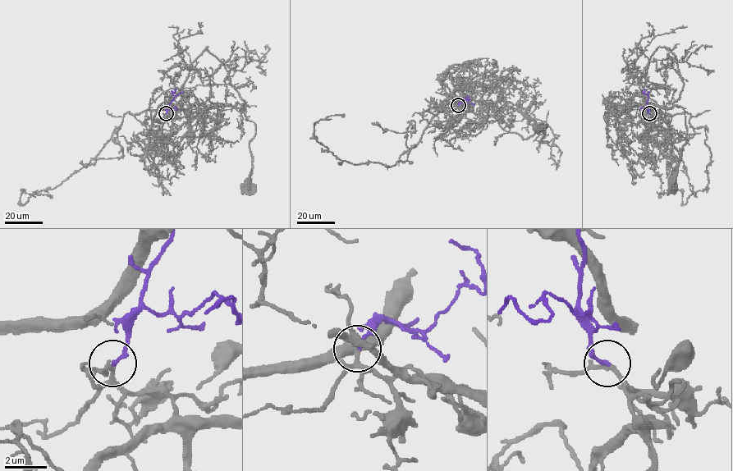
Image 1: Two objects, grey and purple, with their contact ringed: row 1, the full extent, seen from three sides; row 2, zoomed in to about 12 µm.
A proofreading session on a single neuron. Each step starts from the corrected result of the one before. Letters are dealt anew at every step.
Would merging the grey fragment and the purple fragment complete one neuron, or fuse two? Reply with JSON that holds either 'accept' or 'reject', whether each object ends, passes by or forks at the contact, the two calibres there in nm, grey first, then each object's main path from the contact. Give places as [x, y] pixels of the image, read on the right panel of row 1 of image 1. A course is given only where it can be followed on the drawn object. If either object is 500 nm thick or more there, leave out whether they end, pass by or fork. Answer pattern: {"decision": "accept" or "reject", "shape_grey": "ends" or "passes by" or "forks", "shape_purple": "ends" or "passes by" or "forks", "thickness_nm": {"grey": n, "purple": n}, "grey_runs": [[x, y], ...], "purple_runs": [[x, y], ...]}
{"decision": "accept", "shape_grey": "forks", "shape_purple": "ends", "thickness_nm": {"grey": 140, "purple": 180}, "grey_runs": [[649, 113], [652, 118], [661, 119], [653, 105], [667, 108], [678, 105], [684, 109], [687, 141], [671, 186]], "purple_runs": [[649, 113], [645, 89]]}

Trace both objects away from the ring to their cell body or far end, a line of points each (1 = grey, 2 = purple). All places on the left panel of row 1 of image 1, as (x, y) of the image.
1: (166, 113), (194, 119), (215, 106), (247, 105), (244, 114), (255, 125), (246, 186)
2: (166, 113), (173, 98), (175, 89)

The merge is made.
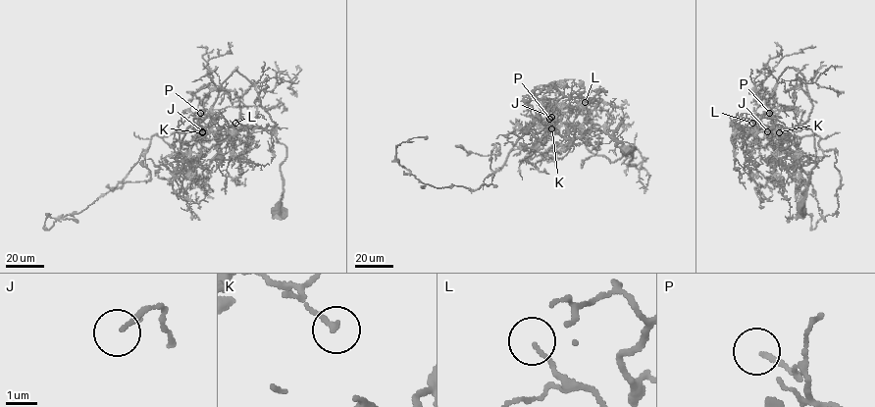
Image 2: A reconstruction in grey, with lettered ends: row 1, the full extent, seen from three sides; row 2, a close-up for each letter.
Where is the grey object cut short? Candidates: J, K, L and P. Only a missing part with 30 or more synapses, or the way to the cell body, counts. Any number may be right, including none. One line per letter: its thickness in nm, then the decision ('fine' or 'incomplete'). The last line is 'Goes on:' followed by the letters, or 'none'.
J: 130 nm thick; fine
K: 190 nm thick; fine
L: 130 nm thick; incomplete
P: 150 nm thick; fine
Goes on: L

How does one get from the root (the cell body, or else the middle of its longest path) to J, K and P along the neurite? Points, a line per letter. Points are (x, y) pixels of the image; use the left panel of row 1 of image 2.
J: (277, 211), (286, 152), (275, 135), (278, 127), (247, 127), (221, 141), (194, 136), (202, 131)
K: (277, 211), (286, 152), (275, 135), (278, 127), (247, 127), (221, 141), (194, 136), (202, 132)
P: (277, 211), (286, 152), (275, 135), (278, 127), (201, 140), (194, 136), (200, 113)

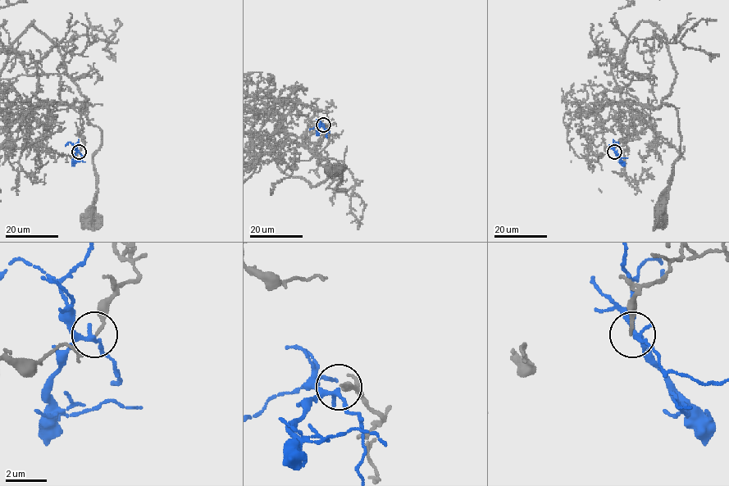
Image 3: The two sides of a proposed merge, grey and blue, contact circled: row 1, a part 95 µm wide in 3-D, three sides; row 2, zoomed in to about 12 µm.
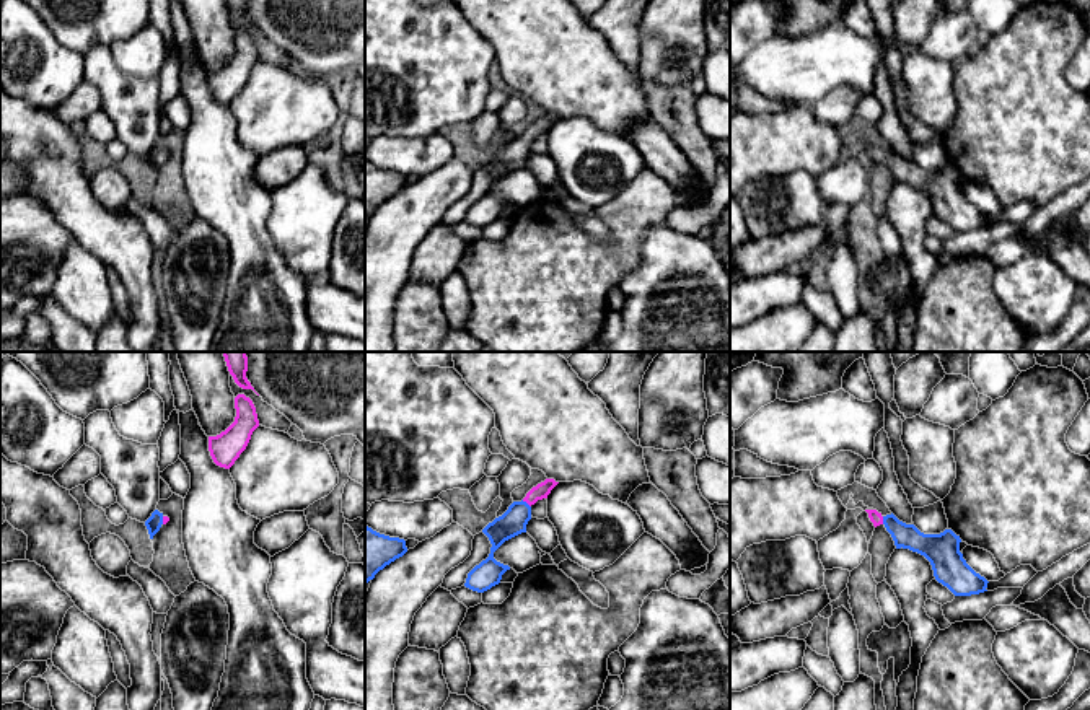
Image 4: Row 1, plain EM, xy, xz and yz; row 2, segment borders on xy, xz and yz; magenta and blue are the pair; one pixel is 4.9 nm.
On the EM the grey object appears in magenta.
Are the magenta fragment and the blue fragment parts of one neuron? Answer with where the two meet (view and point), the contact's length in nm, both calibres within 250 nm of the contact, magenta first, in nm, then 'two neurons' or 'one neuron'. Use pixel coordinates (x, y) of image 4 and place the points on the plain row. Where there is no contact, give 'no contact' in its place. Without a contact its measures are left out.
meets magenta in xz at (527, 137); contact 60 nm long; 80 nm thick on the magenta side, 130 nm on the other; one neuron

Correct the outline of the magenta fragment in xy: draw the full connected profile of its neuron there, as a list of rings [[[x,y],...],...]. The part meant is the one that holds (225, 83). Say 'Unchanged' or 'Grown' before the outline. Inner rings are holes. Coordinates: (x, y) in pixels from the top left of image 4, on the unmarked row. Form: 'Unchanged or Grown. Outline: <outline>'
Unchanged. Outline: [[[238,29],[235,33],[235,57],[220,70],[209,72],[209,86],[213,98],[230,104],[240,90],[246,85],[253,67],[259,62],[256,42],[249,33]]]

